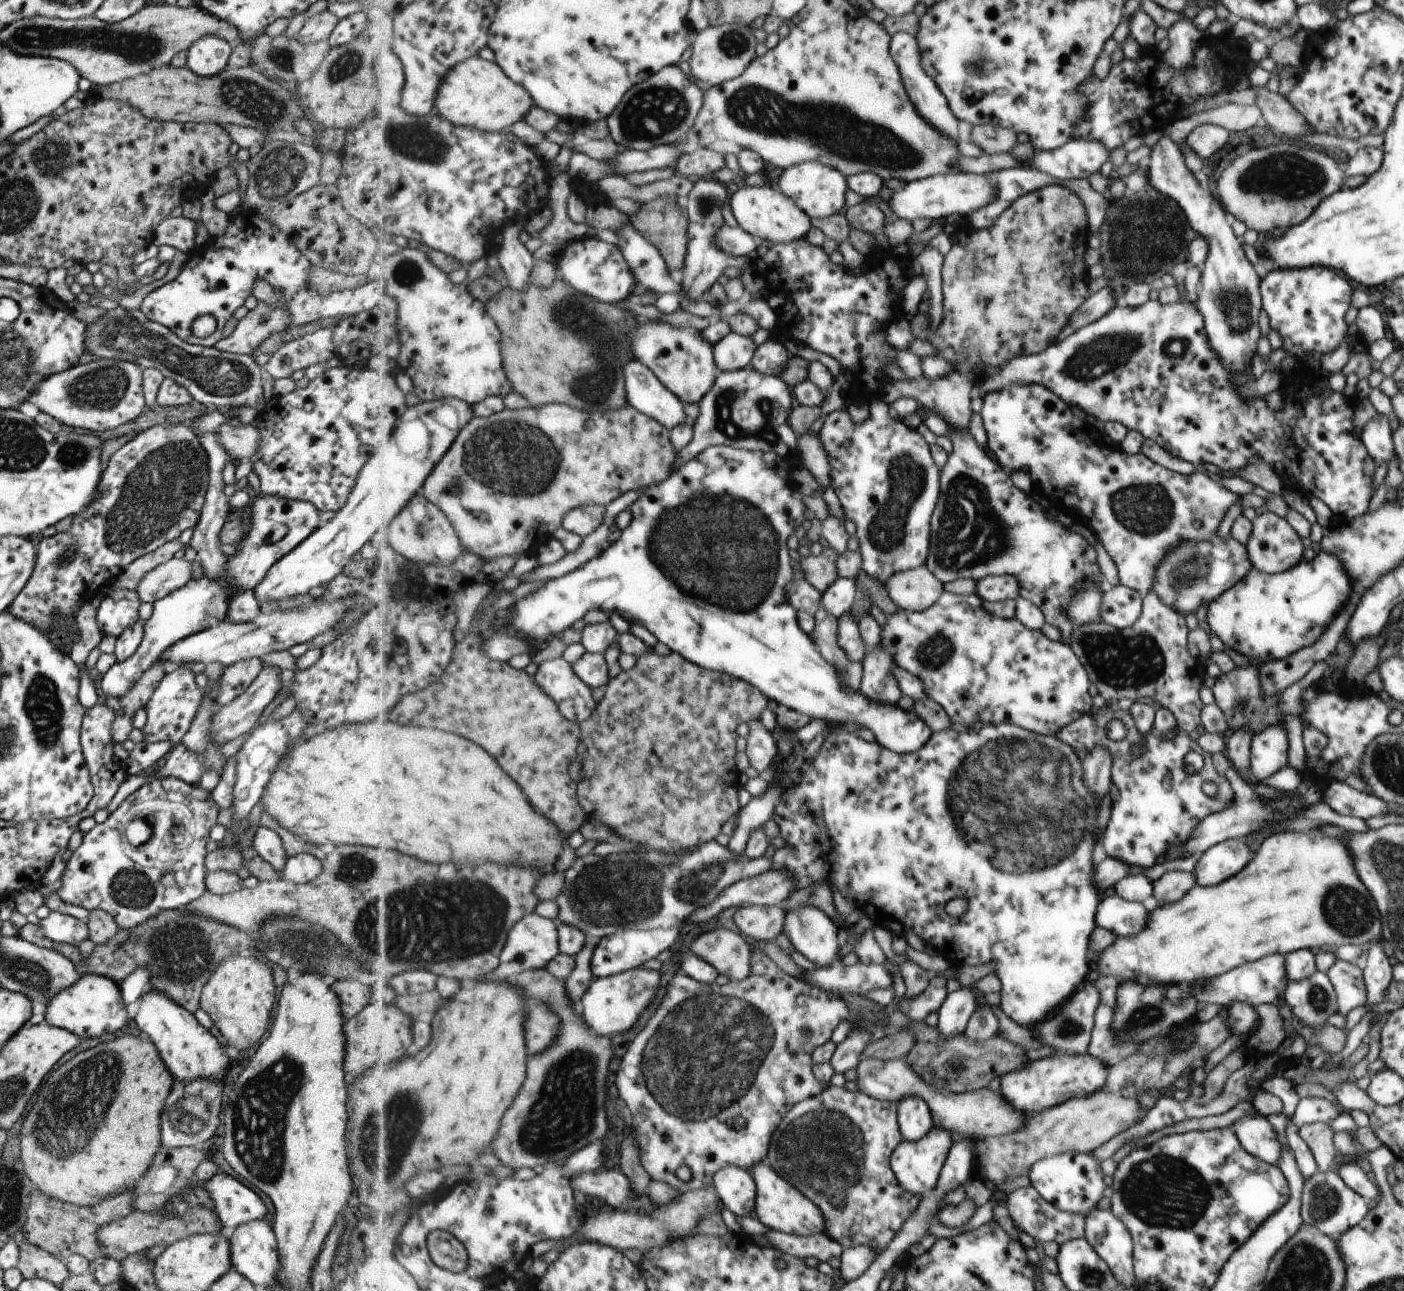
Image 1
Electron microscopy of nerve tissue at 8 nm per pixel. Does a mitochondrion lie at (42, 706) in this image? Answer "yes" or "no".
yes

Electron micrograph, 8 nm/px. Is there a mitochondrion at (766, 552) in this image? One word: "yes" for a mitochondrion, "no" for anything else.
yes

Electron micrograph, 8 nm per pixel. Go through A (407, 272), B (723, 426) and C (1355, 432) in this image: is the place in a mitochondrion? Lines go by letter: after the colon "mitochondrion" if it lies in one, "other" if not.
A: mitochondrion
B: mitochondrion
C: other

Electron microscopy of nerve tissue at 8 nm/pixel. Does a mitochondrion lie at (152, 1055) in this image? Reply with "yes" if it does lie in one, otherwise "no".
no

